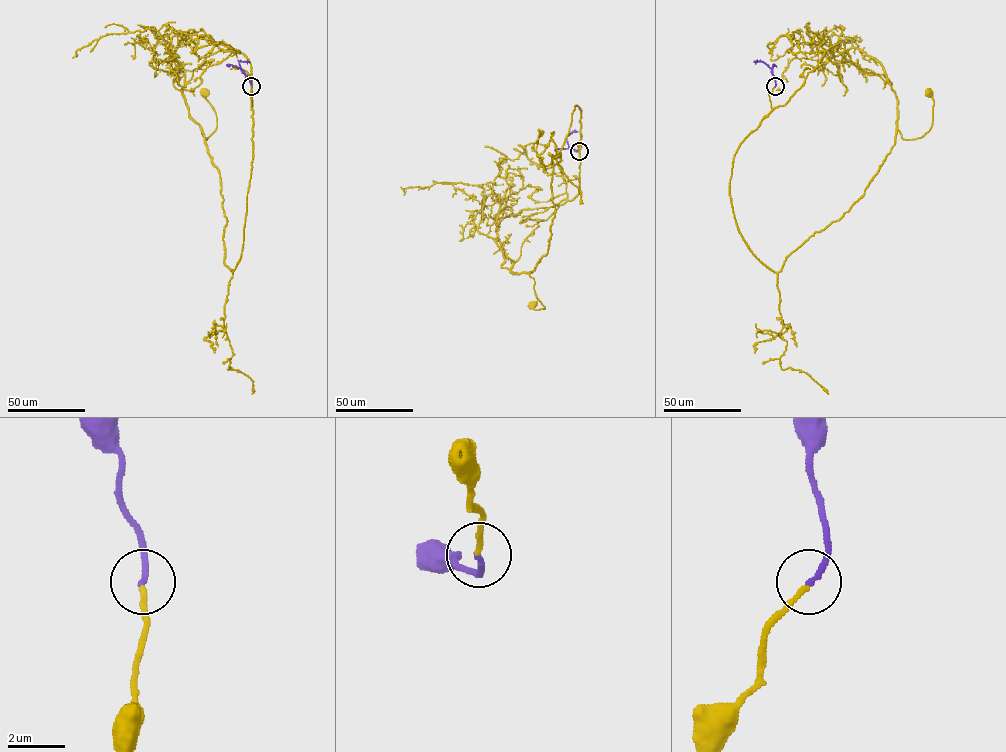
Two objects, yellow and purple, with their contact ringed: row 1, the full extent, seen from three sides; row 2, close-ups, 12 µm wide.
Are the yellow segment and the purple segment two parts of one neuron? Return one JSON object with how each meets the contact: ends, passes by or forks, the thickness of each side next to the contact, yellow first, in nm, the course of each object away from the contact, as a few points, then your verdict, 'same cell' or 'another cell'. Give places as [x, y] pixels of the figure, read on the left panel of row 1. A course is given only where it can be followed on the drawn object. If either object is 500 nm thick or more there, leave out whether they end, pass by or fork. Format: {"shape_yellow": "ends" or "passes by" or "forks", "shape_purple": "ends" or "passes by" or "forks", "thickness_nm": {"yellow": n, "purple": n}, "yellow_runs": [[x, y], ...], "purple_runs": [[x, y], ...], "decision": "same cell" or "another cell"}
{"shape_yellow": "ends", "shape_purple": "ends", "thickness_nm": {"yellow": 170, "purple": 200}, "yellow_runs": [[251, 87], [251, 175], [232, 272], [220, 174], [201, 130], [207, 140], [217, 117], [204, 94]], "purple_runs": [[251, 86], [238, 62], [249, 61]], "decision": "same cell"}

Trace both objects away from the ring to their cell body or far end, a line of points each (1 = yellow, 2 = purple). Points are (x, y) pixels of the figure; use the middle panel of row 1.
1: (579, 151), (575, 106), (552, 161), (548, 252), (529, 274), (545, 308), (532, 304)
2: (579, 151), (569, 148), (566, 140), (567, 135), (577, 131)

